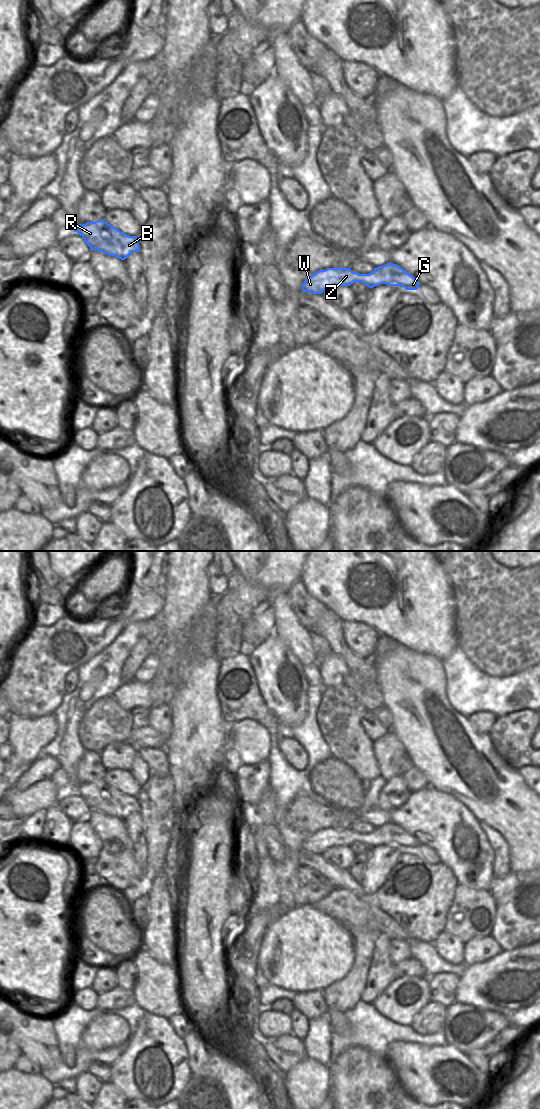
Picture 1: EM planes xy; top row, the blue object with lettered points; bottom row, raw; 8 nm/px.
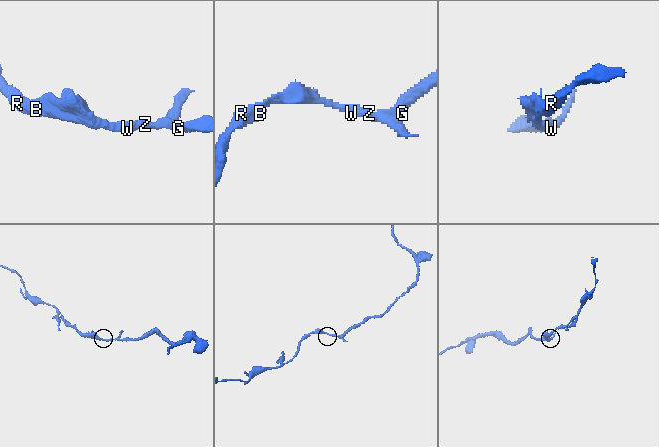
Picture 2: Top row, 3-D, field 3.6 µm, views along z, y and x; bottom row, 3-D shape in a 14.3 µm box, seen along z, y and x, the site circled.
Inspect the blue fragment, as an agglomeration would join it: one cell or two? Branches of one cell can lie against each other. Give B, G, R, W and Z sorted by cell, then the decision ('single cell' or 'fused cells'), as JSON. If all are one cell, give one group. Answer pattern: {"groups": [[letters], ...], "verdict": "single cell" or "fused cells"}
{"groups": [["B", "G", "R", "W", "Z"]], "verdict": "single cell"}

